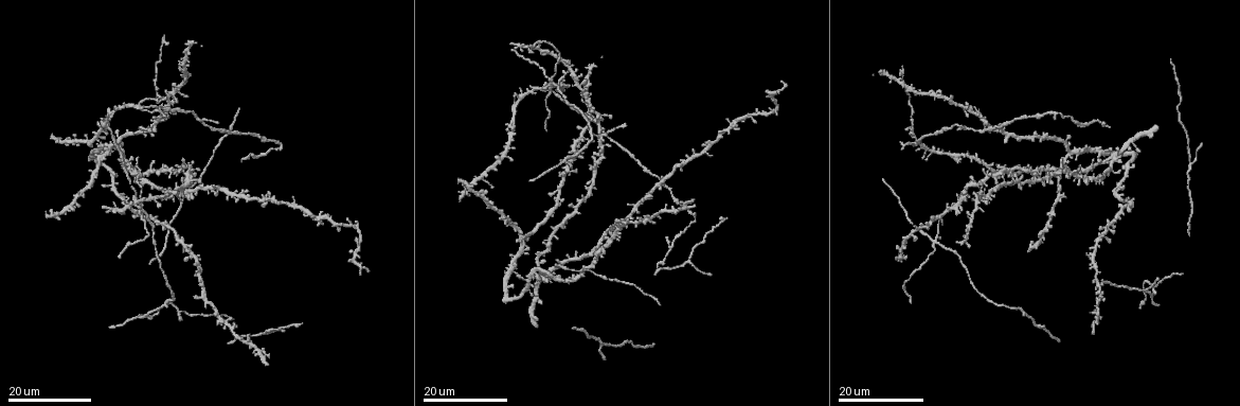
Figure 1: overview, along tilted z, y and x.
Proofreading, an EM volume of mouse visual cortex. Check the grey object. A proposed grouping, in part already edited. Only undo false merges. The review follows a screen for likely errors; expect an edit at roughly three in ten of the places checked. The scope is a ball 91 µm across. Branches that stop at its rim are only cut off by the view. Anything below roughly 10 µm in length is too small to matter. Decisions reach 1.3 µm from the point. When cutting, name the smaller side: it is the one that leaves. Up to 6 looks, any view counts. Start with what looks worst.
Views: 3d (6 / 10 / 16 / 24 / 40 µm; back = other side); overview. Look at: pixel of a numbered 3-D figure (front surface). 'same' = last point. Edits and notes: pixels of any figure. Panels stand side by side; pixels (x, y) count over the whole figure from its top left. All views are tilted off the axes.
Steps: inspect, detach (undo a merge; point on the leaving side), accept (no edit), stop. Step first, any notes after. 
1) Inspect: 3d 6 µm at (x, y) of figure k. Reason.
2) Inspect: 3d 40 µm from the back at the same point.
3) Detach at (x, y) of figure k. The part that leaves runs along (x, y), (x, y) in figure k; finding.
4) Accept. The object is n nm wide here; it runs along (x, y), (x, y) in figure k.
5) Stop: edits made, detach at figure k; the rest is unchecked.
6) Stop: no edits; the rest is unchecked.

Inspect: 3d 24 µm at (935, 244) of figure 1. Four arms meet.

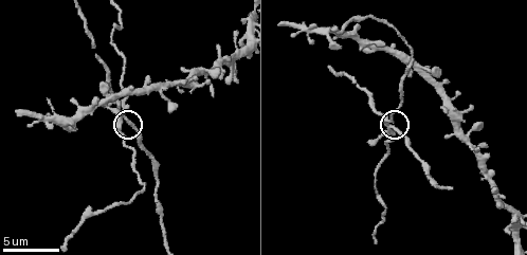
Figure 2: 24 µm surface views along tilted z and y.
Inspect: 3d 10 µm at (125, 118) of figure 2. Zoom in.

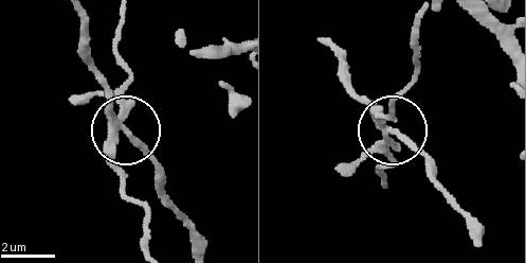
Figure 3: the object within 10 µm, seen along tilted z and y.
Detach at (118, 168) of figure 3. The side arm is 22 µm long; the part that leaves runs along (112, 130), (120, 188), (146, 214), (149, 243) in figure 3; a second cell is stuck on.

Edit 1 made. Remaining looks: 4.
Inspect: 3d 16 µm at (612, 242) of figure 1. Branch point.

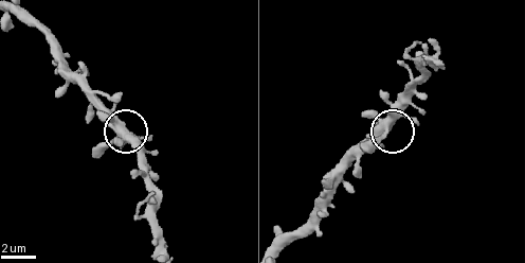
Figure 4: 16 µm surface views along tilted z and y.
Inspect: 3d 6 µm at (118, 135) of figure 4. Zoom in.

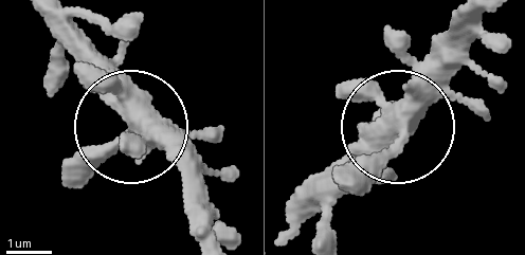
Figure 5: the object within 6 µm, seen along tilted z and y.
Accept. It runs along (301, 221), (355, 149), (395, 126), (387, 153), (348, 184) in figure 5; one cell here.

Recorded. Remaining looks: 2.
Stop: edits made, detach at figure 3; the rest is unchecked.

